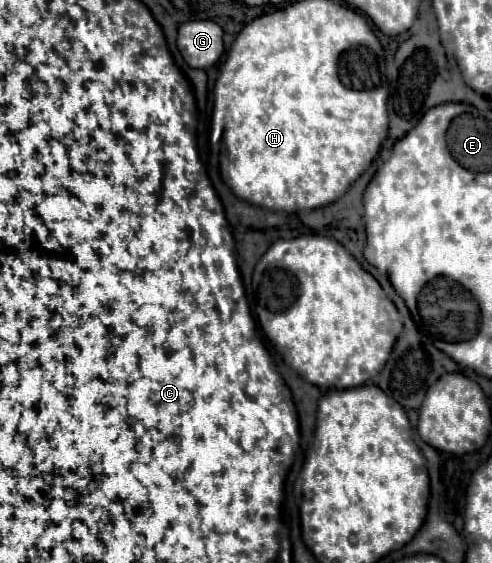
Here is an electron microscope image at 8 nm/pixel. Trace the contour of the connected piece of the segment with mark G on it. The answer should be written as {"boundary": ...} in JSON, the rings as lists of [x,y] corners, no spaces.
{"boundary":[[[188,21],[178,29],[176,41],[184,61],[194,69],[216,65],[225,53],[223,30],[214,21]]]}

